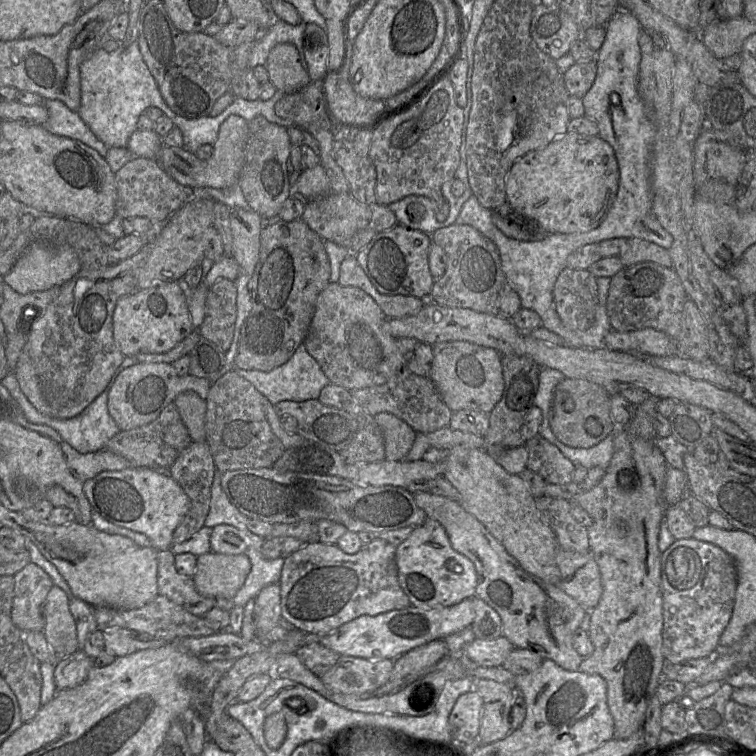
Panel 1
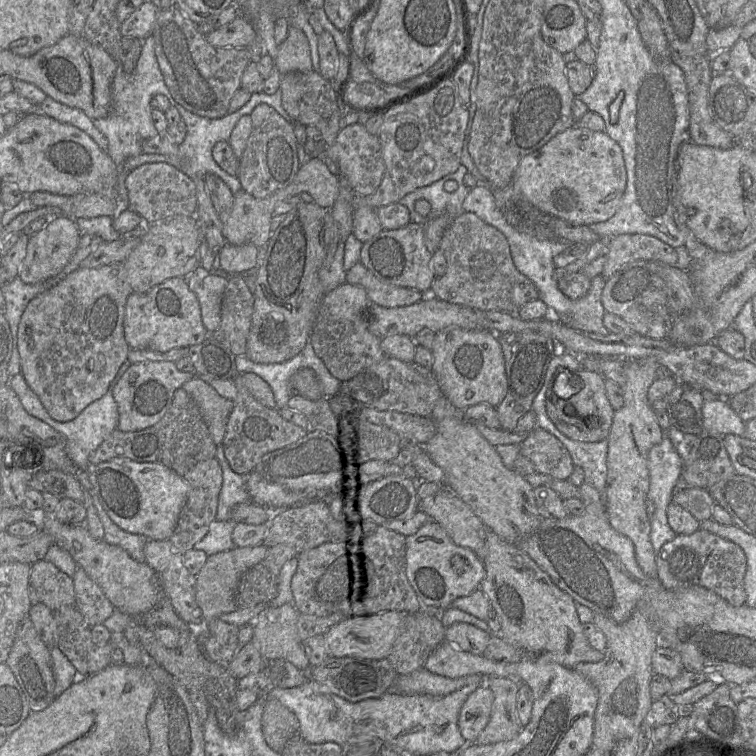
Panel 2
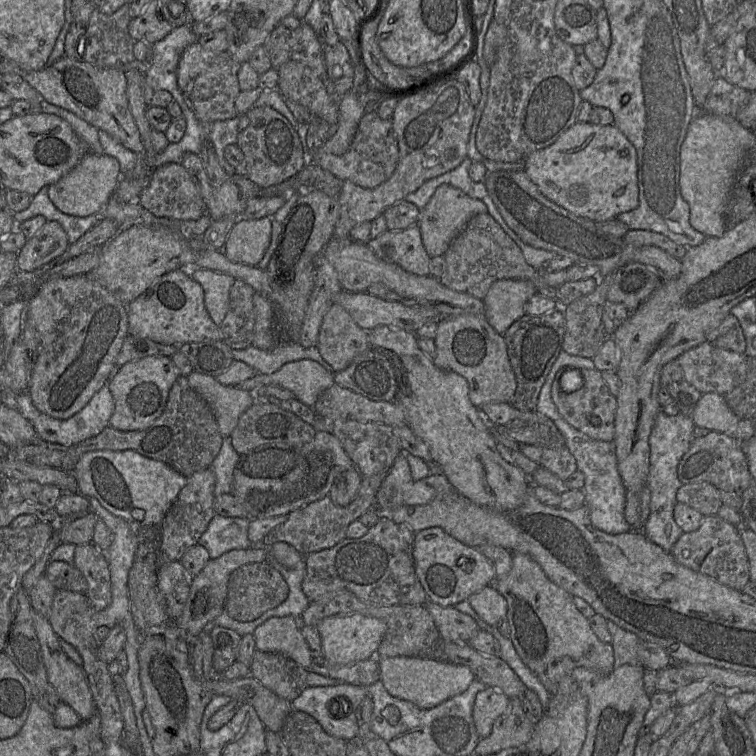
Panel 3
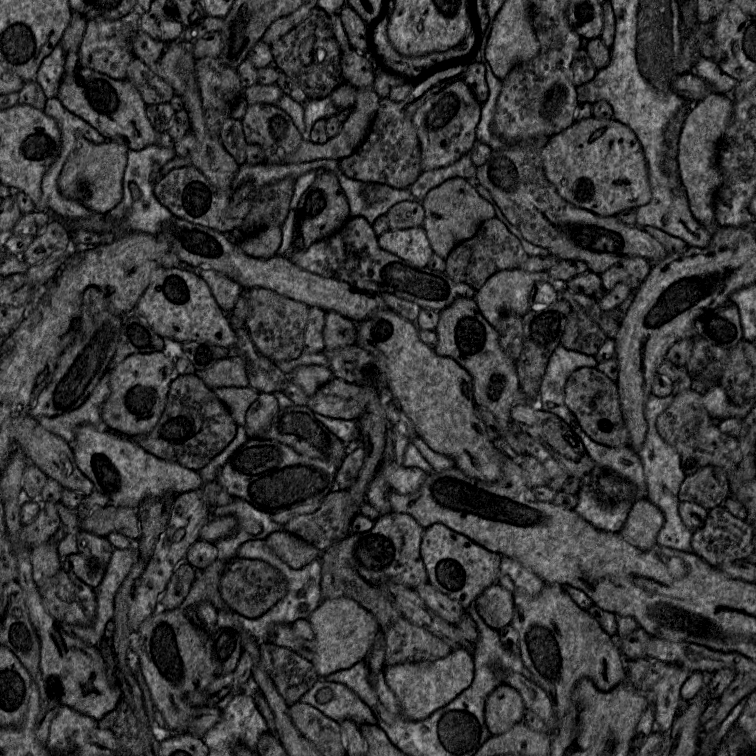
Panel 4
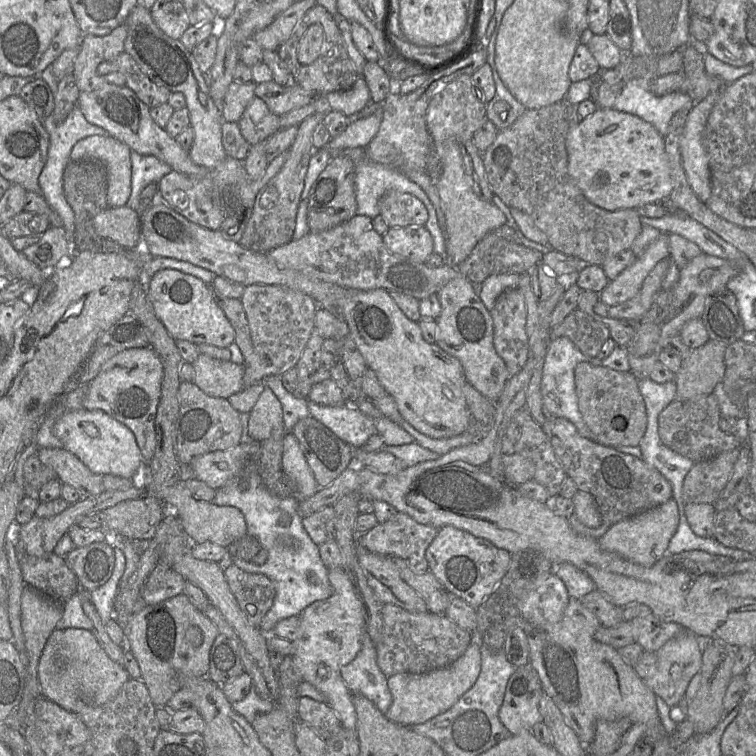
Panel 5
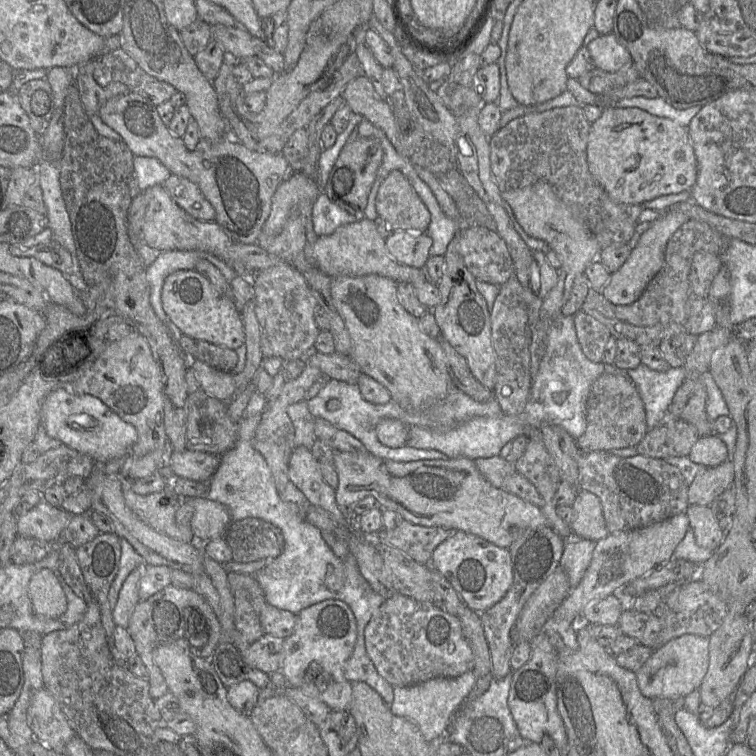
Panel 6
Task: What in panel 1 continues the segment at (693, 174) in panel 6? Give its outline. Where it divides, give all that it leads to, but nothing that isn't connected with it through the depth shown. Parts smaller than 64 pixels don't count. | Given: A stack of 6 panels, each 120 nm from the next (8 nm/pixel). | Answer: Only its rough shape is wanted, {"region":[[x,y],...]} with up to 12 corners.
{"region":[[565,133],[517,160],[506,201],[547,234],[596,228],[612,146]]}

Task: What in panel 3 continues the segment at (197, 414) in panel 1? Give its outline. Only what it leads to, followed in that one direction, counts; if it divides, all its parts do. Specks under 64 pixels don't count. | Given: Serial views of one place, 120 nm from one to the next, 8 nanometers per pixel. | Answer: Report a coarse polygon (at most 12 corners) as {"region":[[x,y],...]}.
{"region":[[193,370],[189,385],[209,404],[223,438],[254,395]]}

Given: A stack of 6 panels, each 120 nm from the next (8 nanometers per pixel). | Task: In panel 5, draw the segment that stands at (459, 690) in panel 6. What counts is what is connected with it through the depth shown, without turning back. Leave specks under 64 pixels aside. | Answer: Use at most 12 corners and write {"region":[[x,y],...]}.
{"region":[[480,640],[446,668],[388,678],[389,720],[412,727],[475,684]]}

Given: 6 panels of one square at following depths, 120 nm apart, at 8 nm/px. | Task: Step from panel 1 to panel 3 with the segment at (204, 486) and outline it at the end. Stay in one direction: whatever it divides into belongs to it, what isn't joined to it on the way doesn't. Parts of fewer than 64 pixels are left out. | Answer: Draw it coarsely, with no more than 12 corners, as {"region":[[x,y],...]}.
{"region":[[210,468],[187,484],[160,525],[160,562],[180,561],[214,517]]}

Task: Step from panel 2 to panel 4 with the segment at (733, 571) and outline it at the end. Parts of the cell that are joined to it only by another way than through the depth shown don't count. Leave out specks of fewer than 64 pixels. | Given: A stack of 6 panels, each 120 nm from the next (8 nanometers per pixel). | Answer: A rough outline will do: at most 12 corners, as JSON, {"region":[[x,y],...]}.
{"region":[[723,504],[692,534],[692,552],[715,568],[746,560],[754,529]]}

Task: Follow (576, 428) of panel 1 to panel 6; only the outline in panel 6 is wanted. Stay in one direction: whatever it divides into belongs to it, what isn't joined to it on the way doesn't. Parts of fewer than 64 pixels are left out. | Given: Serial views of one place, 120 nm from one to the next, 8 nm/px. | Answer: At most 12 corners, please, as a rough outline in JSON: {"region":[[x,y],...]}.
{"region":[[603,373],[586,402],[582,451],[636,447],[647,429],[627,376]]}

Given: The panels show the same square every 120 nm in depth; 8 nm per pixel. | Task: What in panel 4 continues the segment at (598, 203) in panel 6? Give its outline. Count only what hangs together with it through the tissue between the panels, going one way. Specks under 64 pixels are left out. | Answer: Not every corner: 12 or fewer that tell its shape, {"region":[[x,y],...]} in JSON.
{"region":[[536,136],[476,171],[510,224],[598,275],[668,256],[642,227],[559,195]]}

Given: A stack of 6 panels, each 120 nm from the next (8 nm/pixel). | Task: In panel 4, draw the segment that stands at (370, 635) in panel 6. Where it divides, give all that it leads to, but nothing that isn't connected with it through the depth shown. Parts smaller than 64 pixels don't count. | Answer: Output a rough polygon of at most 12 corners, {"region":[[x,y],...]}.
{"region":[[400,617],[385,632],[385,666],[432,662],[454,650]]}

